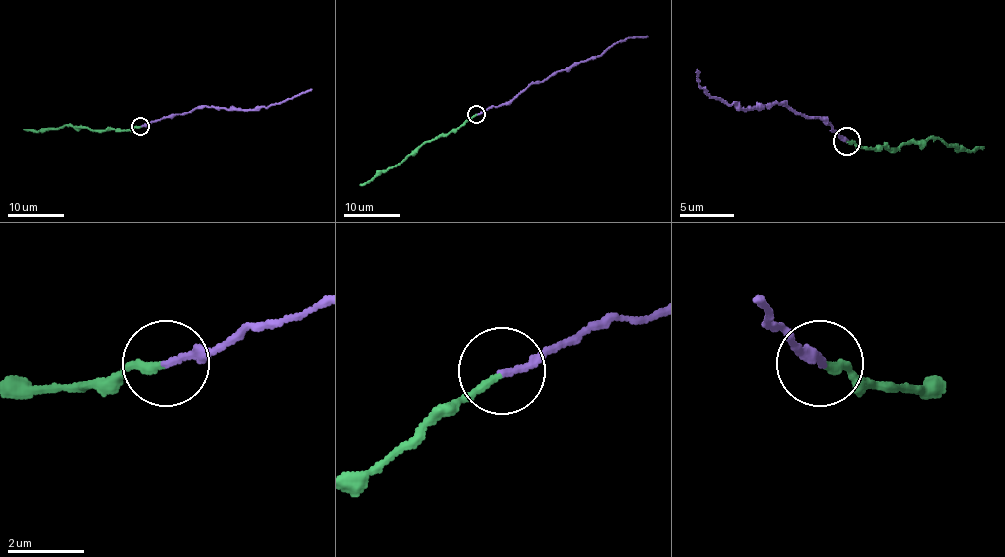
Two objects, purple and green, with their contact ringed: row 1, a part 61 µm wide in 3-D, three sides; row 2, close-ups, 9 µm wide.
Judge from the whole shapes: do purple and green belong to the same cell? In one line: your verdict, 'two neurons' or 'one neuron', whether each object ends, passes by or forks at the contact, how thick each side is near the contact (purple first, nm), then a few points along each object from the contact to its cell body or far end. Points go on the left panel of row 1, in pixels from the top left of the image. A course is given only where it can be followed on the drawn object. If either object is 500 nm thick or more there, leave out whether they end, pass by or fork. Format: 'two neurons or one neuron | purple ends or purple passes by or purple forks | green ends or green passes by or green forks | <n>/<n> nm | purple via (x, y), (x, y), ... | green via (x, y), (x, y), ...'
two neurons | purple ends | green ends | 190/190 nm | purple via (140, 127), (189, 113), (196, 107), (254, 110), (312, 89) | green via (140, 127), (89, 130), (68, 125), (38, 131), (24, 130)

